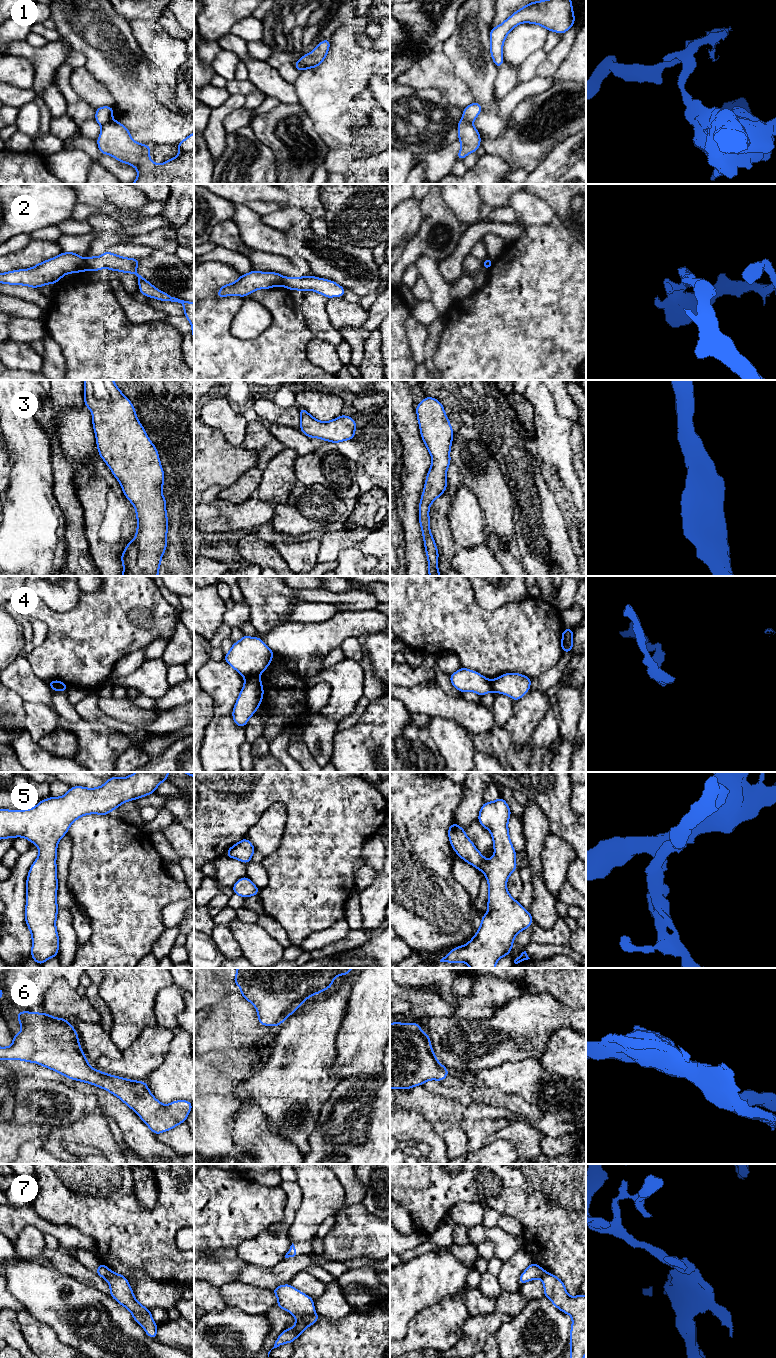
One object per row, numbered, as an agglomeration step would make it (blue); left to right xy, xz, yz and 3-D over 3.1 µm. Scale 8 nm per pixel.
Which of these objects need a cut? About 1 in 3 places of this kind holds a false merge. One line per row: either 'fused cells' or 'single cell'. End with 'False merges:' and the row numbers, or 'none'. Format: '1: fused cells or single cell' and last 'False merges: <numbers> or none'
1: fused cells
2: fused cells
3: single cell
4: fused cells
5: single cell
6: single cell
7: fused cells
False merges: 1, 2, 4, 7

